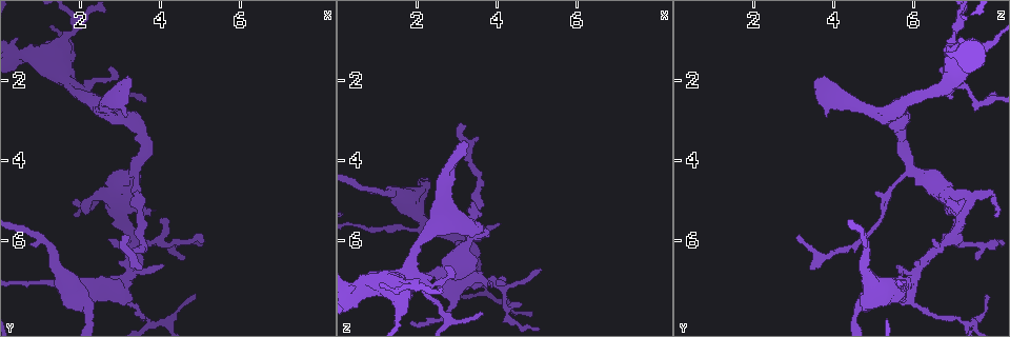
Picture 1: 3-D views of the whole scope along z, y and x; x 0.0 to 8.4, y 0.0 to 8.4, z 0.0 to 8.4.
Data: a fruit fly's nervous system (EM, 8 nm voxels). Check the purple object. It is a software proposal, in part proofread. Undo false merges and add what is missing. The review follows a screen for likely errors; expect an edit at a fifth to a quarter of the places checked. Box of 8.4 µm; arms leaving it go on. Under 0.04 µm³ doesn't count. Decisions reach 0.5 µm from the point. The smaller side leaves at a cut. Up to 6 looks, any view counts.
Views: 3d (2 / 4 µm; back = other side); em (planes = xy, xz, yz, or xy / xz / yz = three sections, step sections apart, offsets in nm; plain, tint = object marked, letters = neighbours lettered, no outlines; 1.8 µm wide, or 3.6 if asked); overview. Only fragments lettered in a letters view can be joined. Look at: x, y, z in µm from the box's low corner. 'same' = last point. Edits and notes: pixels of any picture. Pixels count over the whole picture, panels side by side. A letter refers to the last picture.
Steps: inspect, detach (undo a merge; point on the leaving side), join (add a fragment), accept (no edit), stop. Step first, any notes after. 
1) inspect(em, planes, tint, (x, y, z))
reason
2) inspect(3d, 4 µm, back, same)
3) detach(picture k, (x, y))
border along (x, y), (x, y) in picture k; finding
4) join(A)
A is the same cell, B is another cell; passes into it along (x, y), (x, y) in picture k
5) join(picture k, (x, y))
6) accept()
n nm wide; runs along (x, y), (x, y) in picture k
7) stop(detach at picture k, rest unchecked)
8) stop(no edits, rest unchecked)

inspect(em, xz, step 16, tint, (3.05, 7.15, 5.90))
abrupt turn

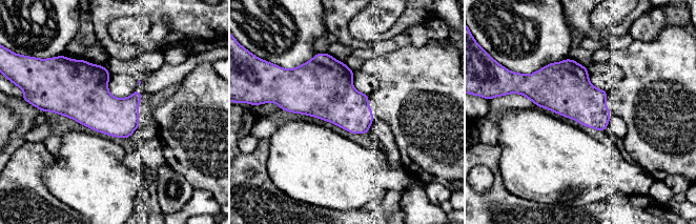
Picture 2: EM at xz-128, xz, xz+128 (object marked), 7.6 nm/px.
inspect(em, xz, step 16, letters, same)
what lies round it

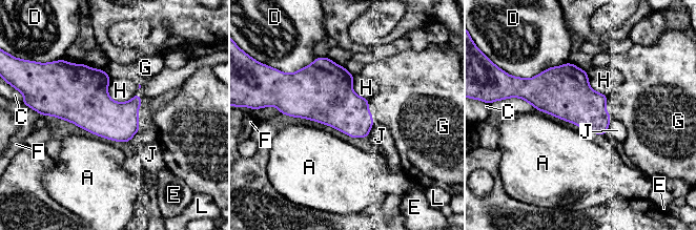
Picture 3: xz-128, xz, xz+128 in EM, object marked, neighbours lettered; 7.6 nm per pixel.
accept()
300 nm wide; A, C, D, E, F, G, H, J and L are other cells; continuous, no second neuron

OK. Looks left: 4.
inspect(em, planes, letters, (4.90, 7.35, 7.80))
branch stops here

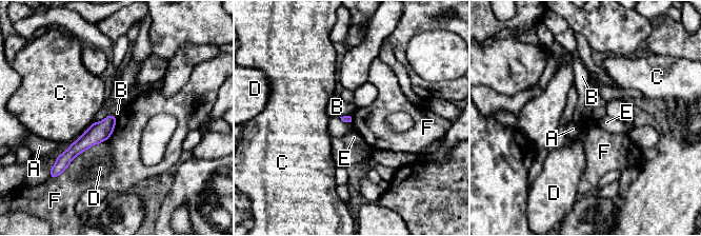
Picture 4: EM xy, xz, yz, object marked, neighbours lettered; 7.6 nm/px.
accept()
A, B, C, D, E and F are other cells; runs along (113, 118), (67, 158) in picture 4; no lettered fragment goes on from it

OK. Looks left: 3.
inspect(3d, 4 µm, (1.45, 1.35, 7.15))
four or more arms meet

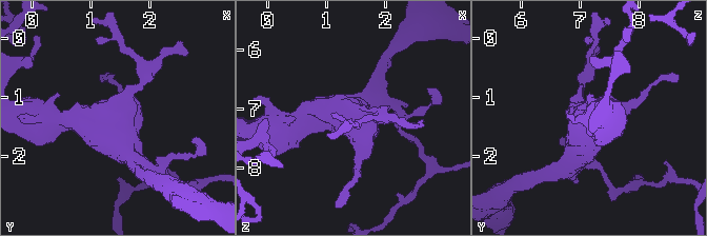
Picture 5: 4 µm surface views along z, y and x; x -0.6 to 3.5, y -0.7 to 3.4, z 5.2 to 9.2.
inspect(em, 3.6 µm, planes, plain, (1.50, 1.35, 7.15))
4 arms

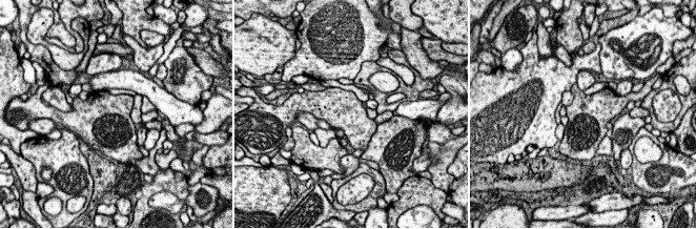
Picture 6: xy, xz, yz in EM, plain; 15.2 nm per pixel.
inspect(em, 3.6 µm, planes, letters, same)

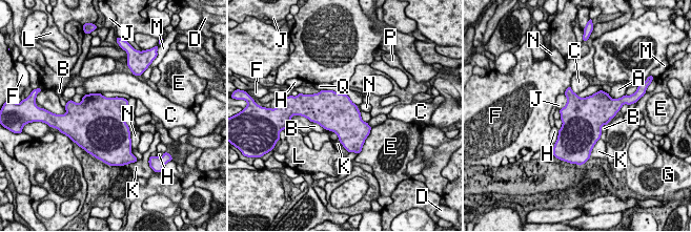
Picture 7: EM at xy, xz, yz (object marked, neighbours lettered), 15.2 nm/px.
accept()
A, B, C, D, E, F, G, H, J, K, L, M, N, P and Q are other cells; border along (321, 89), (343, 92), (356, 105) in picture 7; all the same neuron

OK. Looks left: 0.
stop(no edits, rest unchecked)

